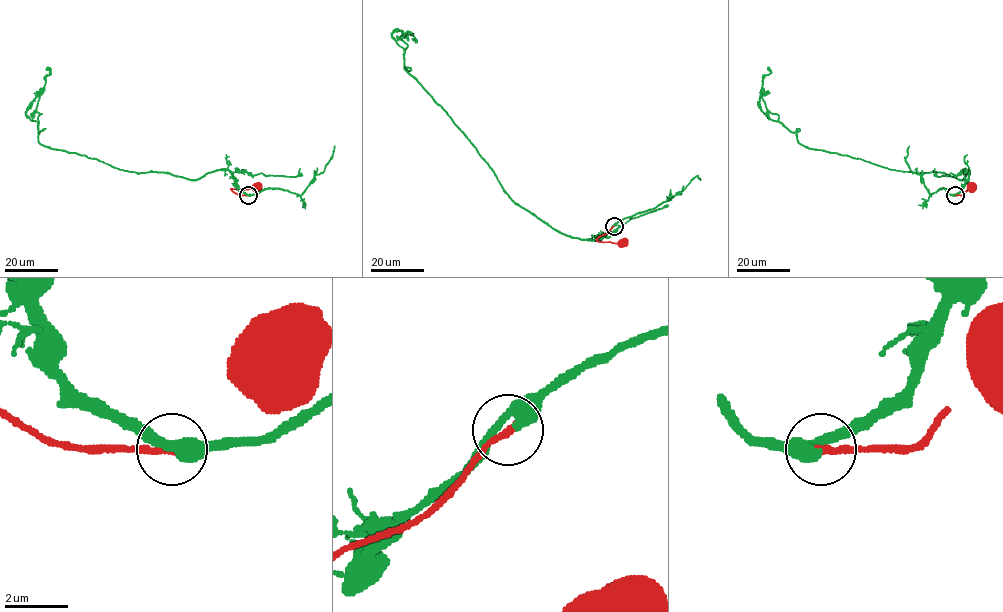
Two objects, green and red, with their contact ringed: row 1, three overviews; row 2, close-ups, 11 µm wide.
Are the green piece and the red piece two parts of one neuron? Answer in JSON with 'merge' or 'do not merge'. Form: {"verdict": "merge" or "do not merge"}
{"verdict": "merge"}

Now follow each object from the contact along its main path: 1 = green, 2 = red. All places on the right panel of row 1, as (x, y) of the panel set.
1: (954, 195), (962, 189), (968, 170), (962, 180), (890, 170), (802, 145), (766, 107), (761, 92), (767, 69)
2: (954, 195), (962, 195), (969, 188), (974, 189), (972, 187)

